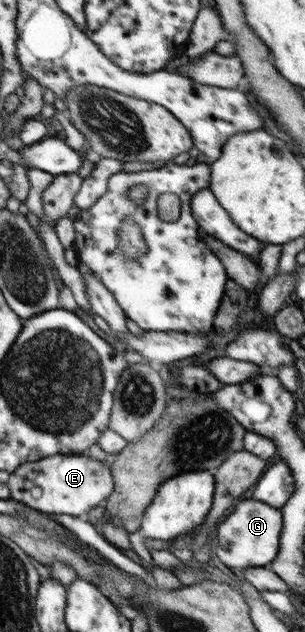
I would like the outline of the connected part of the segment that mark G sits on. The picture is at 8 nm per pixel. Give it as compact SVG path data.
M252 498L238 501L233 512L217 525L216 554L231 570L235 568L265 567L266 564L271 563L278 556L282 526L281 509Z

